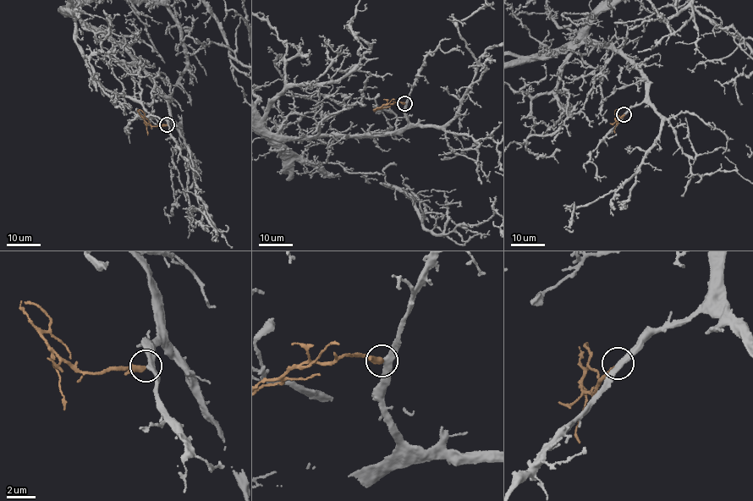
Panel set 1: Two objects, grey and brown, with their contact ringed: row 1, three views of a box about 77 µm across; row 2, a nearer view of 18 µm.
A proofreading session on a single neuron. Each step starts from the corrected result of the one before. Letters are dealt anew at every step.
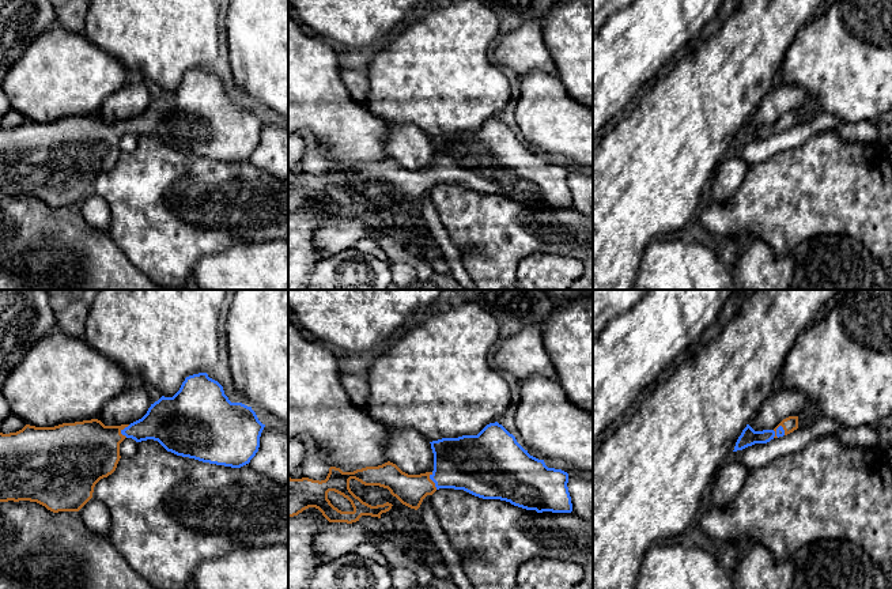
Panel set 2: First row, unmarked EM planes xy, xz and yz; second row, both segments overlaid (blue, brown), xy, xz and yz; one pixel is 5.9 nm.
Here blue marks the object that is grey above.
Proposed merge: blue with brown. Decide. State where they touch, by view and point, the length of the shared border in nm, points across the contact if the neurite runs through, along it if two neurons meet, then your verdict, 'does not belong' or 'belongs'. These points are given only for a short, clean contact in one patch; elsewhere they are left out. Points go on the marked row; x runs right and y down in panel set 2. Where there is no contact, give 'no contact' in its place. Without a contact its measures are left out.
xz (433, 480) | 110 nm | across xz (471, 463), (457, 464), (433, 480), (411, 490) | belongs

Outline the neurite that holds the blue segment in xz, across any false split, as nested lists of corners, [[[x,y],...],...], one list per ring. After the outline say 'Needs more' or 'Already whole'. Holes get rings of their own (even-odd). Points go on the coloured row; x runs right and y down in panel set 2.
[[[498,422],[487,424],[477,435],[462,435],[458,438],[442,438],[432,441],[434,471],[420,475],[408,475],[396,464],[388,461],[378,467],[366,467],[354,472],[343,472],[330,467],[325,480],[309,477],[288,477],[288,517],[298,516],[309,507],[318,509],[329,522],[352,524],[362,516],[381,518],[382,513],[392,509],[392,503],[371,506],[356,497],[349,488],[349,480],[355,479],[364,486],[379,486],[388,488],[402,505],[417,510],[427,495],[439,488],[464,490],[483,499],[500,499],[514,506],[536,510],[537,513],[571,513],[572,503],[568,492],[568,473],[562,469],[548,468],[544,460],[528,453],[502,424]],[[334,491],[347,498],[354,510],[341,511],[328,499],[328,492]]]. Needs more

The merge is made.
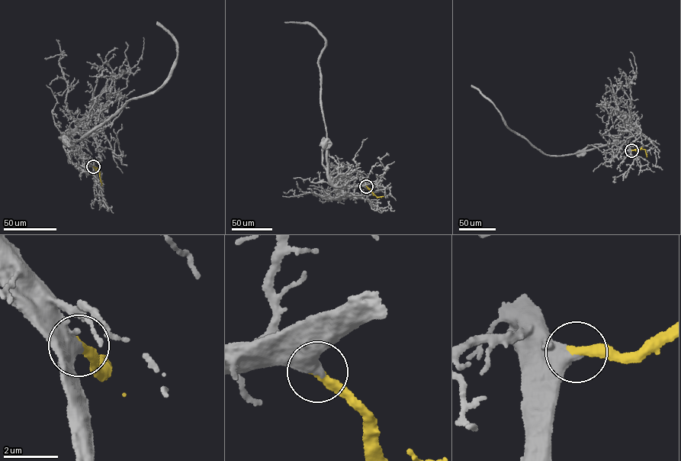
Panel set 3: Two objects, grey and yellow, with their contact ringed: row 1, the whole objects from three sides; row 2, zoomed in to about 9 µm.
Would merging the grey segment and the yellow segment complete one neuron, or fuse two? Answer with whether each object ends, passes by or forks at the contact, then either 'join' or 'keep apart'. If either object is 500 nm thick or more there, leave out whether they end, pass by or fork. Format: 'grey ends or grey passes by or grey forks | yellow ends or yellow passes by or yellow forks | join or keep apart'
grey passes by | yellow ends | join

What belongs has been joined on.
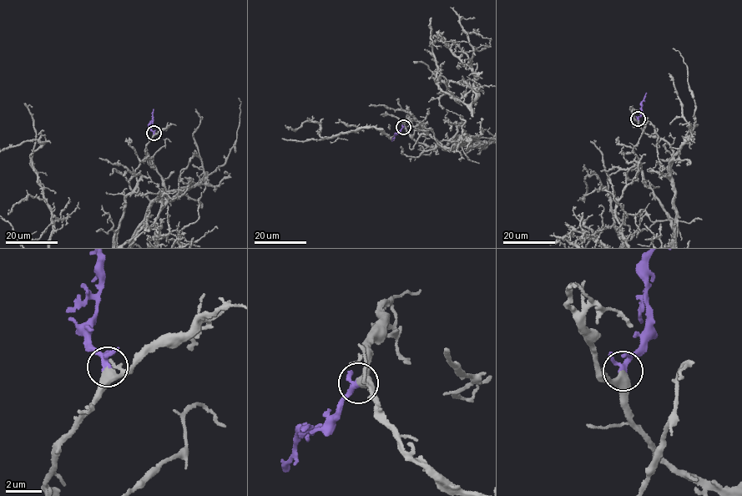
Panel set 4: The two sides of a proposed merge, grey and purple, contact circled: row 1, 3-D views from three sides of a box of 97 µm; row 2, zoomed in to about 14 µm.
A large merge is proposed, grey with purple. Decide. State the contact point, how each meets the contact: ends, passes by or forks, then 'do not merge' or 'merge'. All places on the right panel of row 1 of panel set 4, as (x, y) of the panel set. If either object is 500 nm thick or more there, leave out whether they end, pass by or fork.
at (638, 118); grey passes by; purple forks there; merge

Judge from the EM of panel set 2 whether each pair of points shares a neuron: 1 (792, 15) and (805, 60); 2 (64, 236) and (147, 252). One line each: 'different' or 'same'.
1: different
2: different

